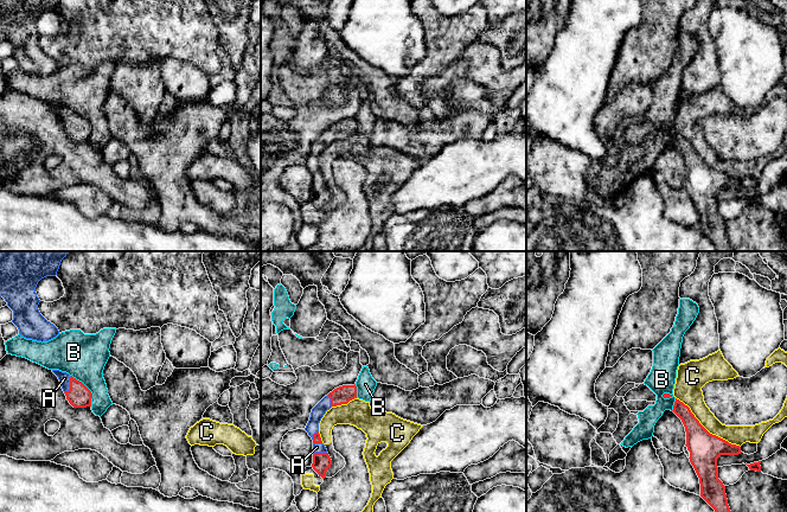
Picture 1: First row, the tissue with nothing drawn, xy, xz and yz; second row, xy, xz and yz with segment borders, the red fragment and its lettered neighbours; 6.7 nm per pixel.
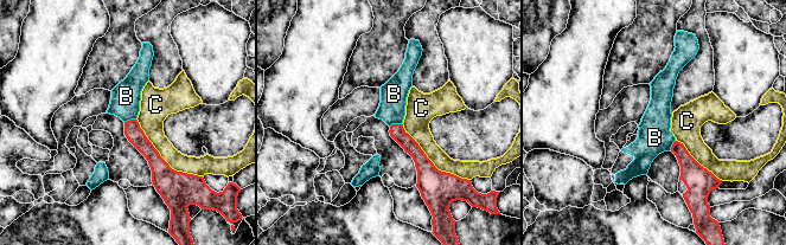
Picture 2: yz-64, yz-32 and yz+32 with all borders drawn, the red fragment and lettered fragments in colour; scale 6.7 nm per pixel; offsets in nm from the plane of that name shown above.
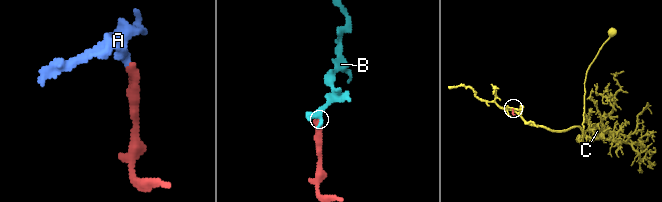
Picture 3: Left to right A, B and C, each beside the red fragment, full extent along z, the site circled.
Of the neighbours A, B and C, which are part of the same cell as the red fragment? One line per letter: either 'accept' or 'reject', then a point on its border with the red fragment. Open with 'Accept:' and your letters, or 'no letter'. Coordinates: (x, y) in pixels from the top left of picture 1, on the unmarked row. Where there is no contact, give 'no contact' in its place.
Accept: A
A: accept | xy (70, 120)
B: reject | xy (88, 123)
C: reject | yz (705, 164)

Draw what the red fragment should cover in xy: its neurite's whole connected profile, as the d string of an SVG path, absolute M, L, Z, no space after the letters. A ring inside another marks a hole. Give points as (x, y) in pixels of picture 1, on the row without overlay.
M59 104L52 107L58 111L66 134L73 142L91 141L92 128L82 116Z

